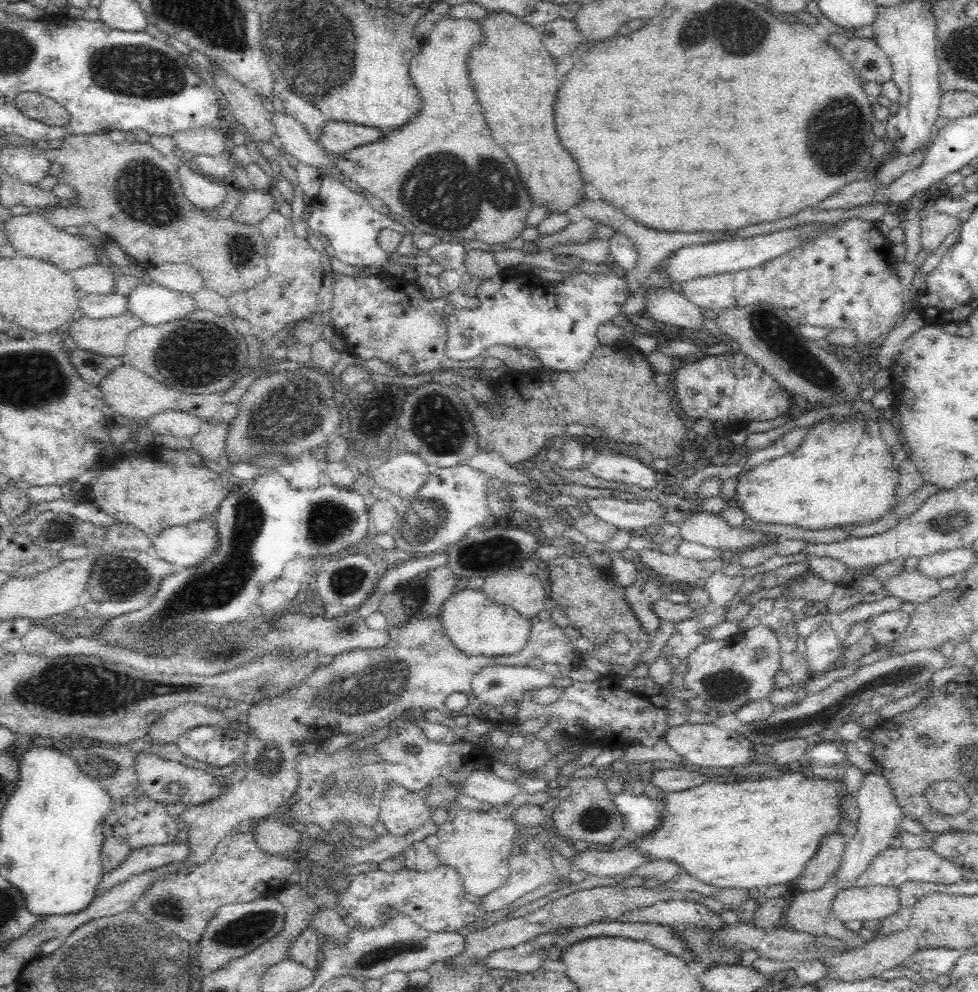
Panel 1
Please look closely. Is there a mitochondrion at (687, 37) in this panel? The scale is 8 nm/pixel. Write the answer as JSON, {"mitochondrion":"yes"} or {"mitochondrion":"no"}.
{"mitochondrion":"yes"}

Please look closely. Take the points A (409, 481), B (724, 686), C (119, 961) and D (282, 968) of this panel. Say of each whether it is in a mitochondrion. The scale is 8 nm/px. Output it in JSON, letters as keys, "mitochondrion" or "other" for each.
{"A":"mitochondrion","B":"mitochondrion","C":"mitochondrion","D":"other"}

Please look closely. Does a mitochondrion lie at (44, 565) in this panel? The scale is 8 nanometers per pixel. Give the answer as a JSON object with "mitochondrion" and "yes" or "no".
{"mitochondrion":"no"}

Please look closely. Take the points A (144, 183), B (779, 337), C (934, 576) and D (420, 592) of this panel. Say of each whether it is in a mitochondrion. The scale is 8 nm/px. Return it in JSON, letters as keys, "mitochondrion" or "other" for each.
{"A":"mitochondrion","B":"mitochondrion","C":"other","D":"other"}

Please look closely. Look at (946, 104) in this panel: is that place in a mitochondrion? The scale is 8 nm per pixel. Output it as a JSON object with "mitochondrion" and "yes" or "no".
{"mitochondrion":"no"}

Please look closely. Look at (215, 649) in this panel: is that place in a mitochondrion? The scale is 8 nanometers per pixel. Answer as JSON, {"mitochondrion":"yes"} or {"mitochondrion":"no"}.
{"mitochondrion":"yes"}

